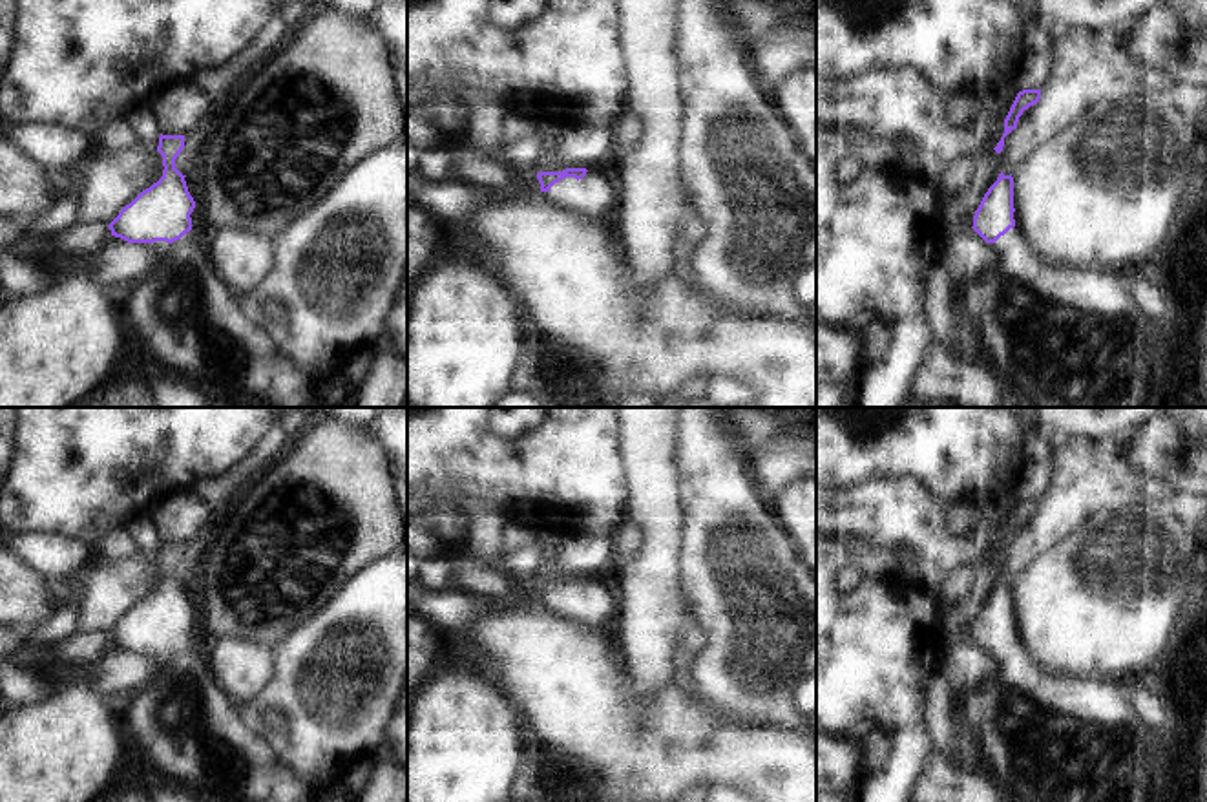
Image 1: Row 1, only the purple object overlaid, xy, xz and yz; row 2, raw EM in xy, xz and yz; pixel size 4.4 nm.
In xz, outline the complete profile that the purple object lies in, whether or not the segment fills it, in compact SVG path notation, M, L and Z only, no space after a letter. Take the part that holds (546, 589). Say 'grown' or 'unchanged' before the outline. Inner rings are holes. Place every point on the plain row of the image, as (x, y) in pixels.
grown; M595 575L539 581L541 601L548 601L561 616L590 627L615 627L623 603Z

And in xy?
grown; M161 543L157 561L163 565L163 586L108 634L115 647L155 652L163 660L161 674L135 692L128 714L139 742L141 767L241 802L314 802L309 780L289 767L274 742L243 716L243 703L217 680L215 665L203 658L201 641L192 638L195 610L188 601L186 585L175 577L183 557L184 544Z

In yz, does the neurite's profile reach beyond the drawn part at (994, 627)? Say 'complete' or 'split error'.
split error

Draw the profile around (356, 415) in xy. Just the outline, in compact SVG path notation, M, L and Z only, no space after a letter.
M331 407L327 415L358 426L373 426L385 411L387 407Z

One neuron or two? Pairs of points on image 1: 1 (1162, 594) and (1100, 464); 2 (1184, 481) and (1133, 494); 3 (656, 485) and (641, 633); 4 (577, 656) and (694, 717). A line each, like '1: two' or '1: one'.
1: two
2: two
3: one
4: one

